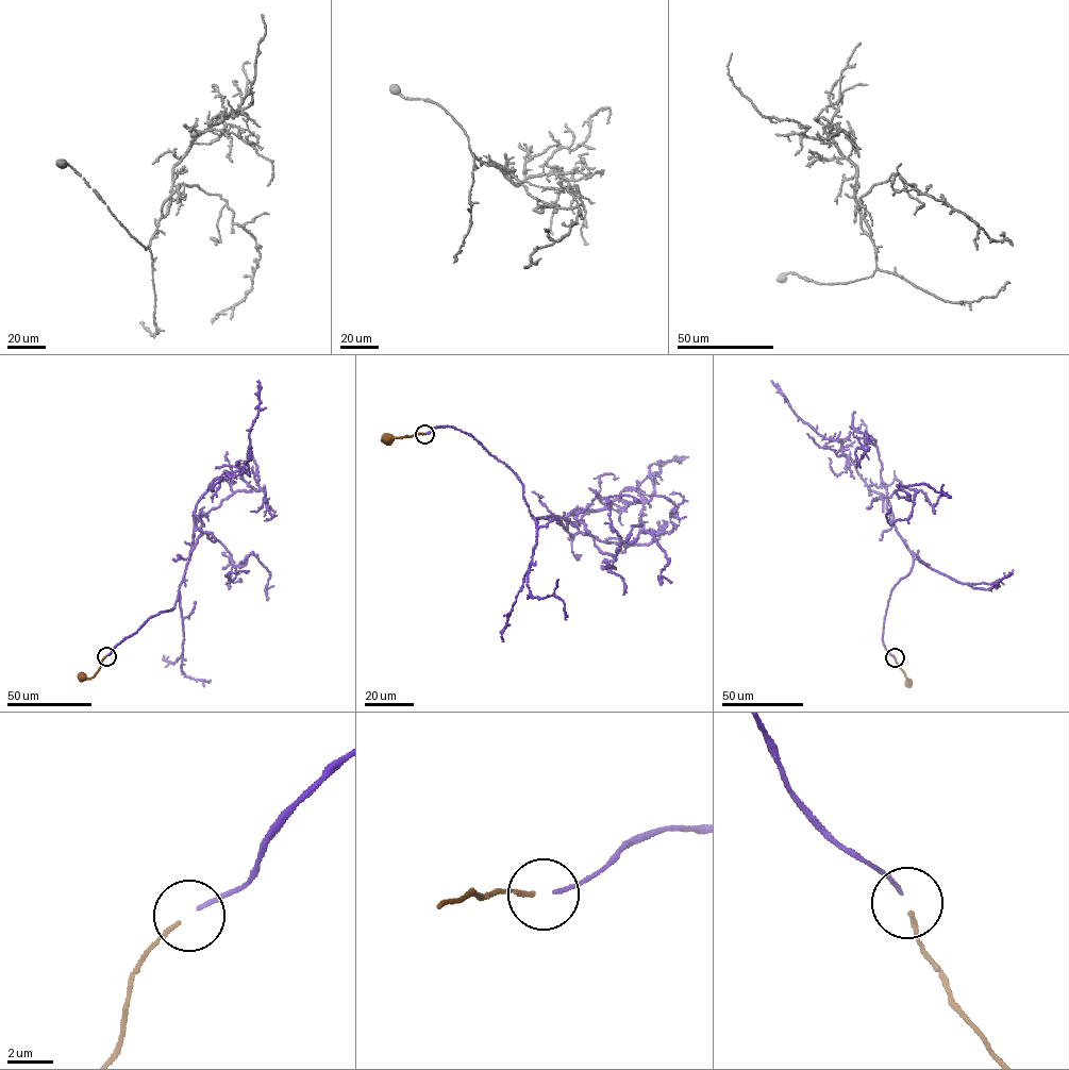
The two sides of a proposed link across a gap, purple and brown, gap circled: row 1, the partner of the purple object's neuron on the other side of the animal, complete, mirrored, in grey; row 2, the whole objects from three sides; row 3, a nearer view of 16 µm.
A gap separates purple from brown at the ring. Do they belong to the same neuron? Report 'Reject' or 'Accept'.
Accept

